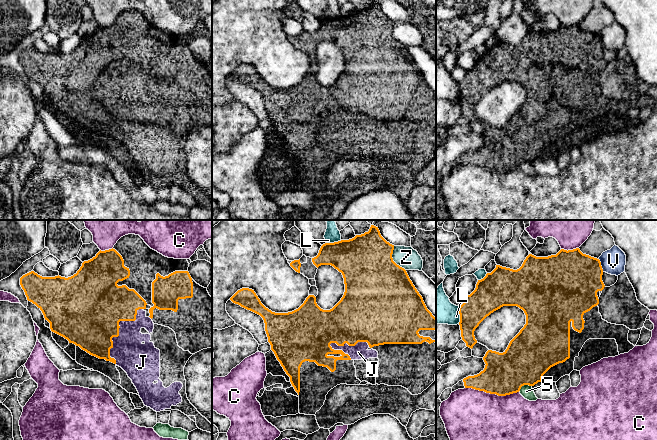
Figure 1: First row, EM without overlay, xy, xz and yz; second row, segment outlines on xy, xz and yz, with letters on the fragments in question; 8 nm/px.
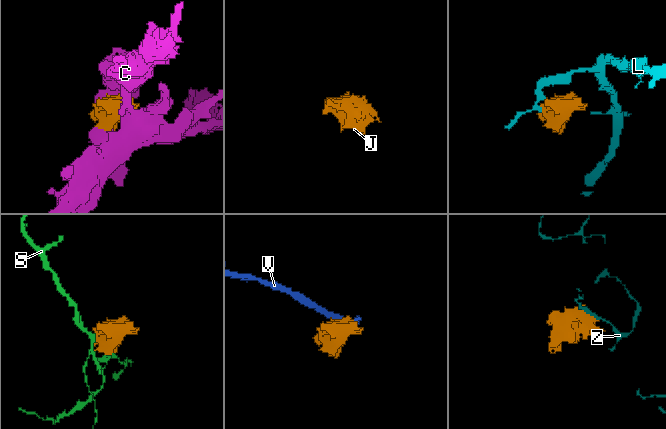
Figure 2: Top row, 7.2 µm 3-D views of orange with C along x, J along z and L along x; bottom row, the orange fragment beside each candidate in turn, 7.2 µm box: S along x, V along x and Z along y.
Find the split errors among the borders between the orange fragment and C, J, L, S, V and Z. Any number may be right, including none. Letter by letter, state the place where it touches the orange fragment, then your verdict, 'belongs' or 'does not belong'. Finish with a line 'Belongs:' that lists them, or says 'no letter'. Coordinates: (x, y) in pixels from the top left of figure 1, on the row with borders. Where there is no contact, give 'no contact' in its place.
C: contact yz (492, 393); does not belong
J: contact xy (118, 330); belongs
L: contact yz (460, 315); does not belong
S: contact yz (524, 384); does not belong
V: contact yz (600, 265); does not belong
Z: contact xz (392, 259); does not belong
Belongs: J

